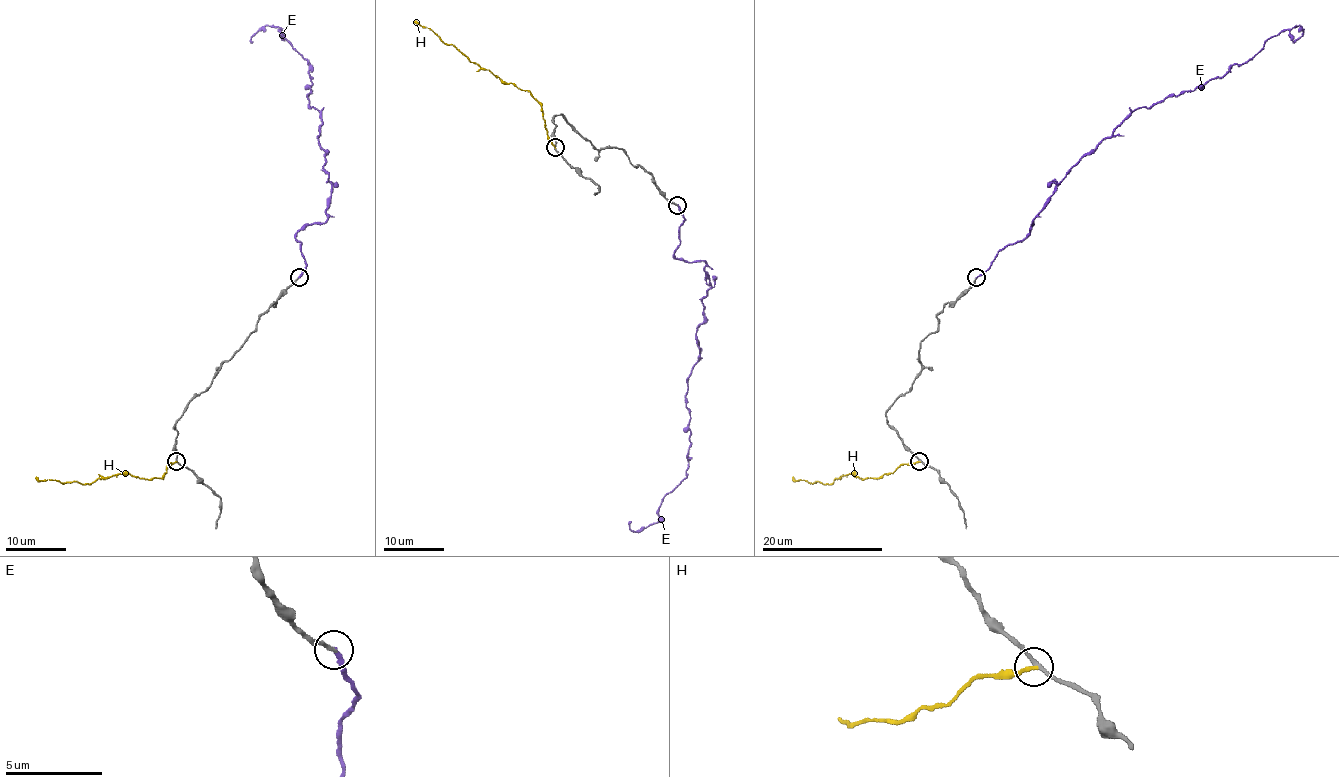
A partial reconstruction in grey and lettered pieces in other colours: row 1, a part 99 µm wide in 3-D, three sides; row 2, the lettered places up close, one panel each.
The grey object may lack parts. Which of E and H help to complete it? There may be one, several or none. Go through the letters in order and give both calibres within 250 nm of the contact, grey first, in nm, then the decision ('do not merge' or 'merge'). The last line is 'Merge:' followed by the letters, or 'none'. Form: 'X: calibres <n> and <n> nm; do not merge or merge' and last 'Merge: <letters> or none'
E: calibres 170 and 240 nm; merge
H: calibres 200 and 170 nm; do not merge
Merge: E

